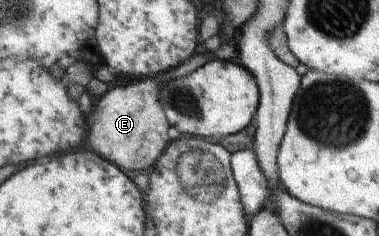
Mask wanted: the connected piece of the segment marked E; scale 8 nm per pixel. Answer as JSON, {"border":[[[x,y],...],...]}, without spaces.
{"border":[[[223,43],[214,54],[200,51],[196,57],[191,57],[177,68],[144,78],[131,85],[124,85],[124,87],[120,85],[120,87],[106,91],[96,104],[96,110],[87,115],[90,130],[87,140],[88,147],[94,149],[108,161],[121,166],[122,169],[150,171],[166,146],[172,141],[168,136],[168,129],[171,125],[163,105],[159,101],[161,87],[166,82],[190,76],[212,59],[234,61],[234,59],[238,59],[237,47]]]}

